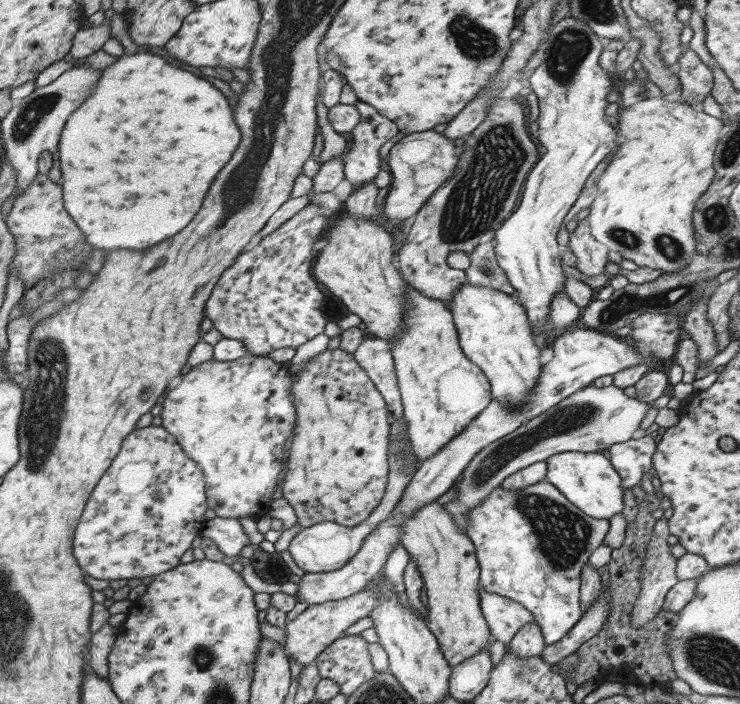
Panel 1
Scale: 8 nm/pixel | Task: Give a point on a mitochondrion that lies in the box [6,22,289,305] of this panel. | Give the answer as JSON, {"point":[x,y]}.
{"point":[38,109]}

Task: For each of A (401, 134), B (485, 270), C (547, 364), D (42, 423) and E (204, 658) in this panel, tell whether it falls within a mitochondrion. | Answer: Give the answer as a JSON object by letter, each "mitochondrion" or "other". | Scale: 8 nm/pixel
{"A":"other","B":"mitochondrion","C":"other","D":"mitochondrion","E":"mitochondrion"}

